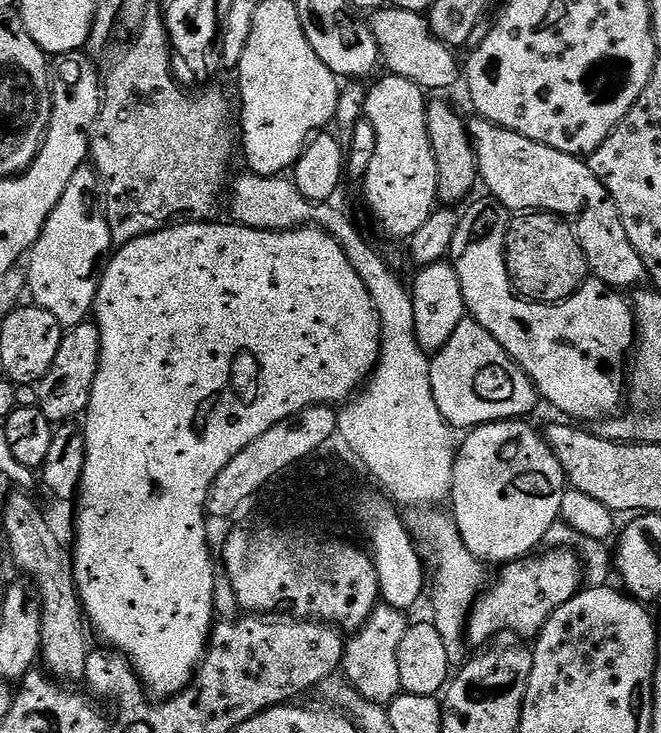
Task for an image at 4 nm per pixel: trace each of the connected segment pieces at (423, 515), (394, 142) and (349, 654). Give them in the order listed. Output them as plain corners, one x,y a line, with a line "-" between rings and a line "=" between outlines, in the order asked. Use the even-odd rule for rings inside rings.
444,510
417,511
413,515
416,517
410,520
410,531
426,549
426,560
430,565
430,596
432,592
430,623
436,627
443,644
446,645
449,665
460,666
466,660
464,648
466,649
468,614
472,611
476,597
485,591
486,568
478,558
474,558
474,554
470,554
470,550
466,550
466,542
462,542
462,534
451,515
447,511
440,511
=
384,74
367,93
363,119
374,126
376,141
374,159
362,181
364,200
386,235
407,241
438,204
438,170
426,130
426,92
406,78
=
383,602
377,603
364,626
345,645
341,664
342,673
345,674
343,677
367,701
387,706
402,691
397,652
410,626
406,619
407,615
397,608

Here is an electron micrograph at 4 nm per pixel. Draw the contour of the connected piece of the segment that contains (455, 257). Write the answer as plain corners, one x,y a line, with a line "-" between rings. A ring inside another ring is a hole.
473,199
463,209
465,212
460,216
450,253
452,268
458,274
458,282
462,282
462,298
467,315
477,320
499,342
502,350
510,354
512,361
536,385
539,399
543,403
545,400
546,403
553,404
564,415
561,417
571,418
573,421
596,420
595,422
615,417
621,411
620,403
625,403
626,400
624,371
636,342
636,318
633,307
629,301
627,304
620,297
623,295
617,289
595,278
585,280
572,296
560,303
540,304
521,299
513,291
508,280
504,254
504,235
507,234
510,213
497,200
483,199

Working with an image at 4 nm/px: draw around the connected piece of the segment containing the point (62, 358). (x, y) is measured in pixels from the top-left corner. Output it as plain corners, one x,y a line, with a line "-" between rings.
85,322
77,328
67,329
58,346
58,354
54,354
54,362
50,362
50,370
46,370
44,377
35,385
35,407
40,408
42,414
46,414
46,418
53,426
67,424
83,417
88,410
99,365
100,329
95,323

